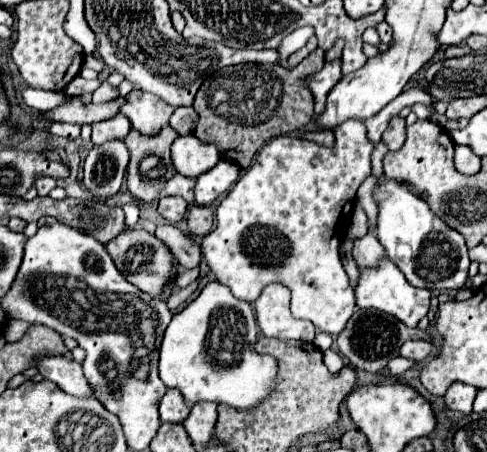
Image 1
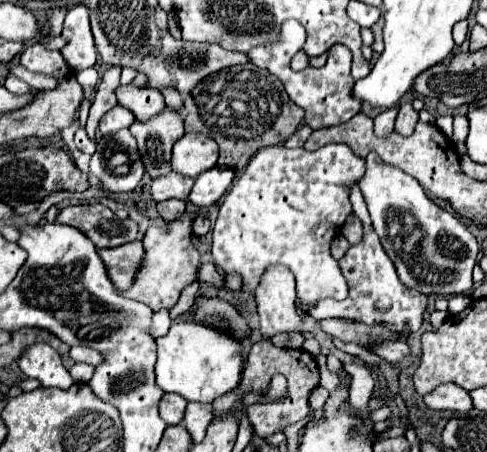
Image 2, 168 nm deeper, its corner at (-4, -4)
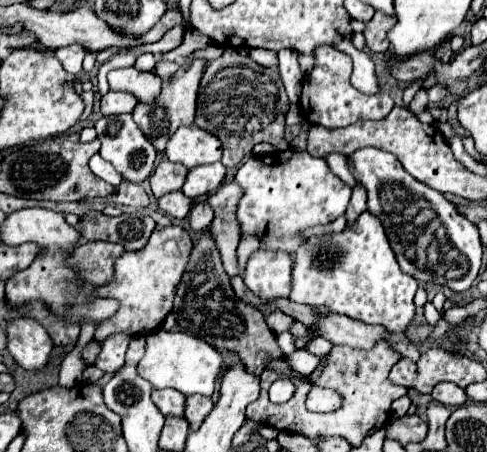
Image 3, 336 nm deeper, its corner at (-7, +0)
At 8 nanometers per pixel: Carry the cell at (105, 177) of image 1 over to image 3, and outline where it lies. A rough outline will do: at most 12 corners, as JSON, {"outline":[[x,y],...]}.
{"outline":[[131,115],[101,117],[101,157],[125,181],[149,179],[157,153]]}

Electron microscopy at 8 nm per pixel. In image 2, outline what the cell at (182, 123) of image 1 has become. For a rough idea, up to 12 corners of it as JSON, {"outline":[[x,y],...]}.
{"outline":[[164,87],[168,107],[182,109],[182,97],[174,87]]}

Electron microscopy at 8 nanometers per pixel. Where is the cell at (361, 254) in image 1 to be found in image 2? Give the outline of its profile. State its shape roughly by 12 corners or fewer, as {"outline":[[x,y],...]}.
{"outline":[[350,213],[340,233],[350,245],[362,239],[362,223]]}

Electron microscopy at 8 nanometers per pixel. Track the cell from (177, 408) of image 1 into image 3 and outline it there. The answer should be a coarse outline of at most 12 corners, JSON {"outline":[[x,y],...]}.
{"outline":[[155,389],[151,399],[165,417],[183,417],[185,395]]}

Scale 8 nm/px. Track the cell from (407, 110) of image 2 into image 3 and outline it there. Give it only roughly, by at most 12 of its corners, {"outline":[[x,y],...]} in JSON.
{"outline":[[425,89],[409,103],[413,115],[419,115],[427,109]]}

